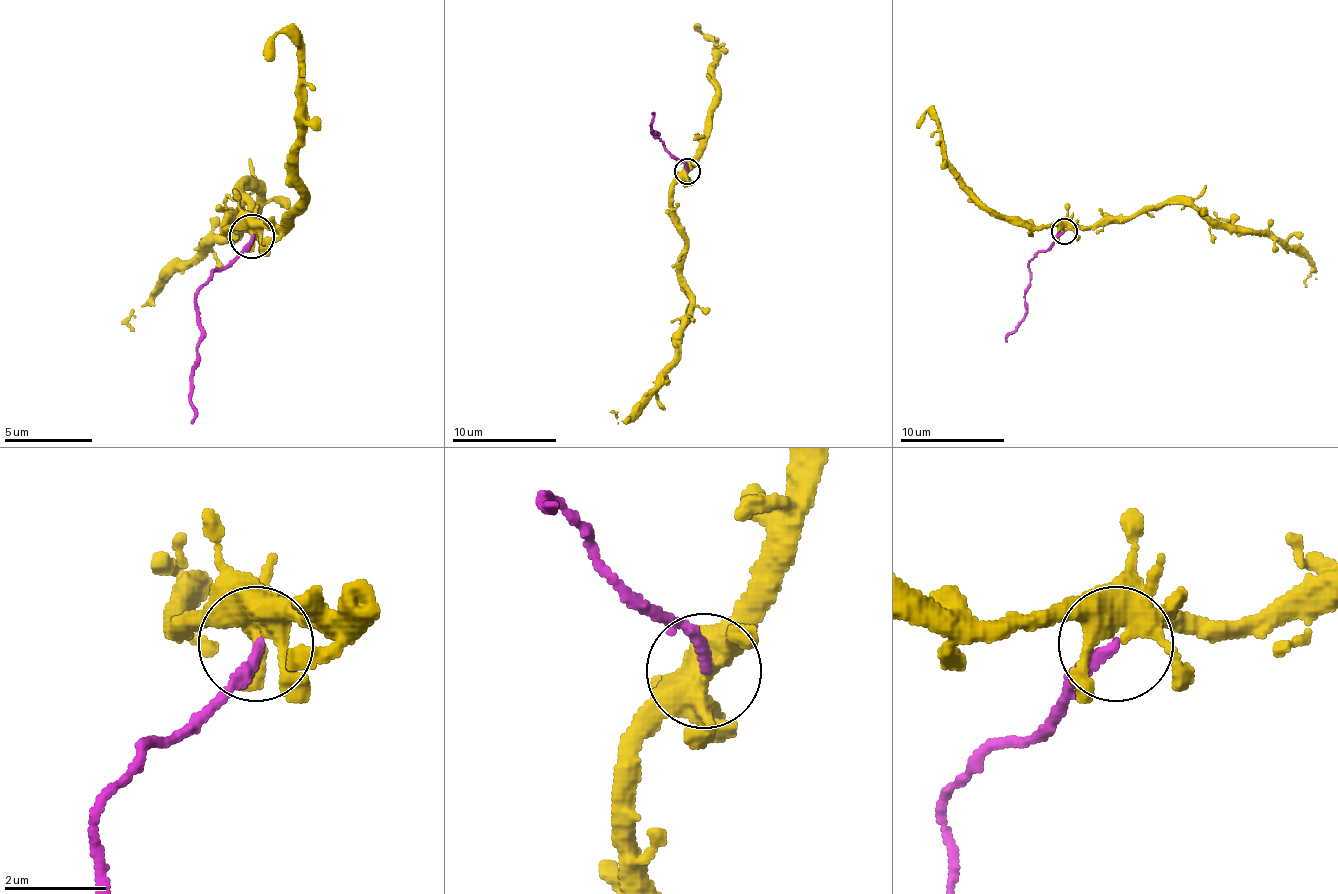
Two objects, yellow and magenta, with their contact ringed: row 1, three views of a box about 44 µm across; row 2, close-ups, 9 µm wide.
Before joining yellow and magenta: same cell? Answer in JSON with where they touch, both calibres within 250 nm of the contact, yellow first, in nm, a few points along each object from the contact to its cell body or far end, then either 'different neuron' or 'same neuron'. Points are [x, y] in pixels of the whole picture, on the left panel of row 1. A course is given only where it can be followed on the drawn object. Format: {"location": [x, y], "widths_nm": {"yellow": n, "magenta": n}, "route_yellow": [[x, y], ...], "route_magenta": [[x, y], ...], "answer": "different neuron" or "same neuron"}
{"location": [251, 236], "widths_nm": {"yellow": 360, "magenta": 200}, "route_yellow": [[253, 235], [226, 230], [248, 208], [244, 190], [257, 195], [230, 235], [200, 248], [133, 310], [133, 332]], "route_magenta": [[253, 235], [195, 292], [200, 336], [191, 425]], "answer": "different neuron"}

